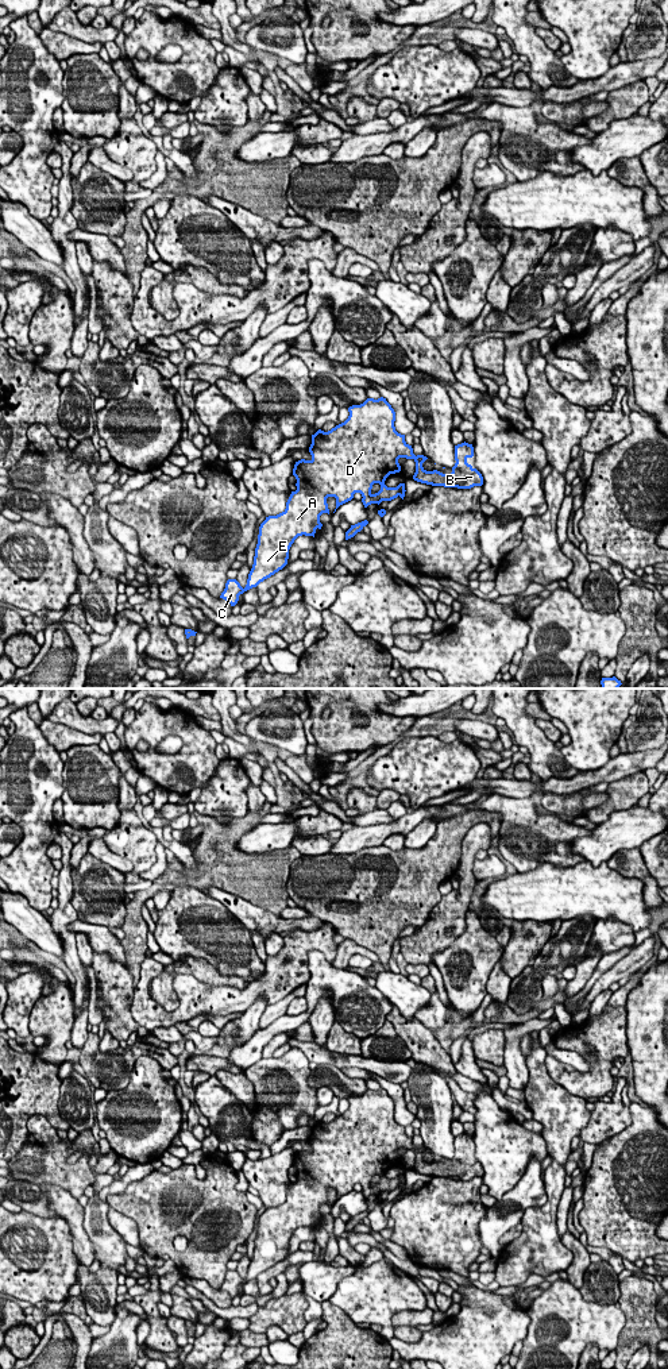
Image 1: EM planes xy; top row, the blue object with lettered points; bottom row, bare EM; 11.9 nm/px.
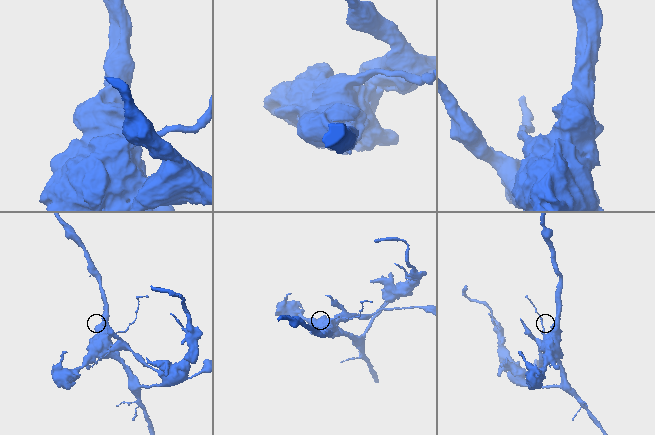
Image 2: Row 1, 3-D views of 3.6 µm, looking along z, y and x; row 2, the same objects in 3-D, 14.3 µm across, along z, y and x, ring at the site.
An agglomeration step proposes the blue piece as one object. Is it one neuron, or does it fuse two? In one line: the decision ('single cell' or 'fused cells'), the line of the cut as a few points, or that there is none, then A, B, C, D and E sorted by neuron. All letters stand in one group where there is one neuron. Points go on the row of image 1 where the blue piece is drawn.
fused cells; cut xy (423, 462), (416, 465); groups A C D E / B

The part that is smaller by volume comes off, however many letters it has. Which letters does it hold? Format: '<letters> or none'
B

